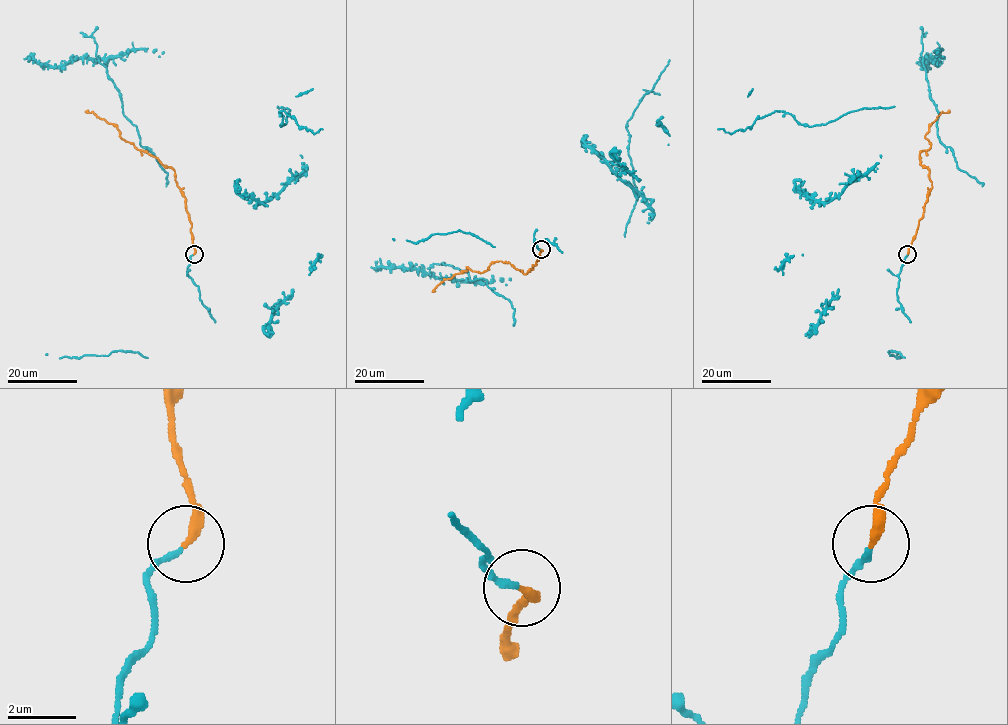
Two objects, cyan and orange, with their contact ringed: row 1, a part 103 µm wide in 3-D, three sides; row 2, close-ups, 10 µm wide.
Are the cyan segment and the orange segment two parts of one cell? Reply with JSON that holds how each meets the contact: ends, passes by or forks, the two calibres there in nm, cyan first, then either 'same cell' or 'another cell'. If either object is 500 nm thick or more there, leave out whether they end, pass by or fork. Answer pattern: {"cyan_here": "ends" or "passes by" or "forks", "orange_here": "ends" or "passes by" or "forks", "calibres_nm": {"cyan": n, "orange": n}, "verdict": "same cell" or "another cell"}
{"cyan_here": "ends", "orange_here": "ends", "calibres_nm": {"cyan": 160, "orange": 300}, "verdict": "same cell"}

